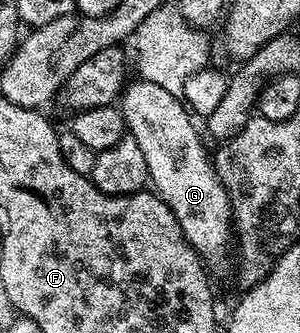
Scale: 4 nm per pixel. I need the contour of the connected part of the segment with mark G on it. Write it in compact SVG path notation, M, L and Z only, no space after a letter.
M137 78L135 82L125 86L118 106L124 114L127 134L138 141L142 157L146 157L151 186L174 213L185 241L196 254L216 255L227 243L233 242L234 220L232 202L216 172L210 151L204 148L192 124L193 116L177 96L148 80Z

